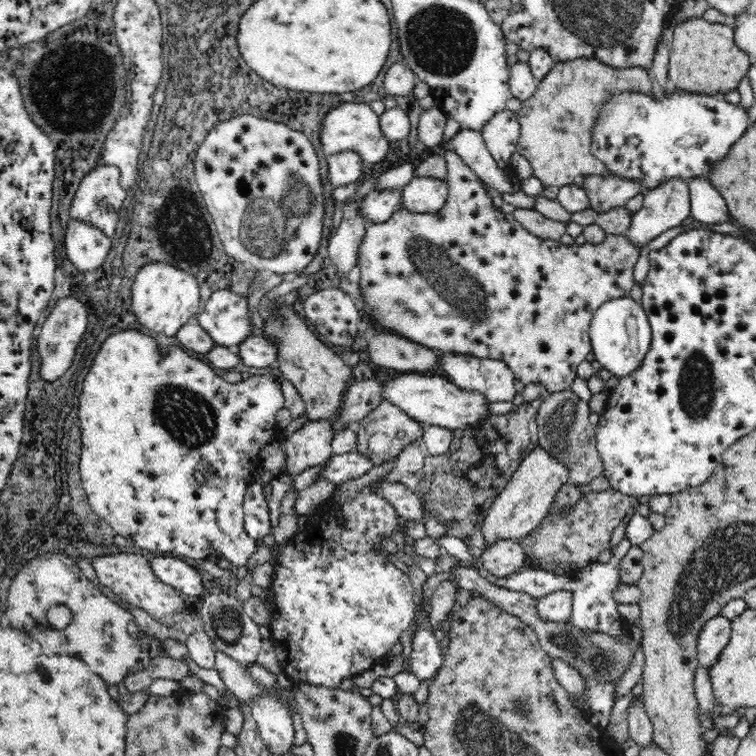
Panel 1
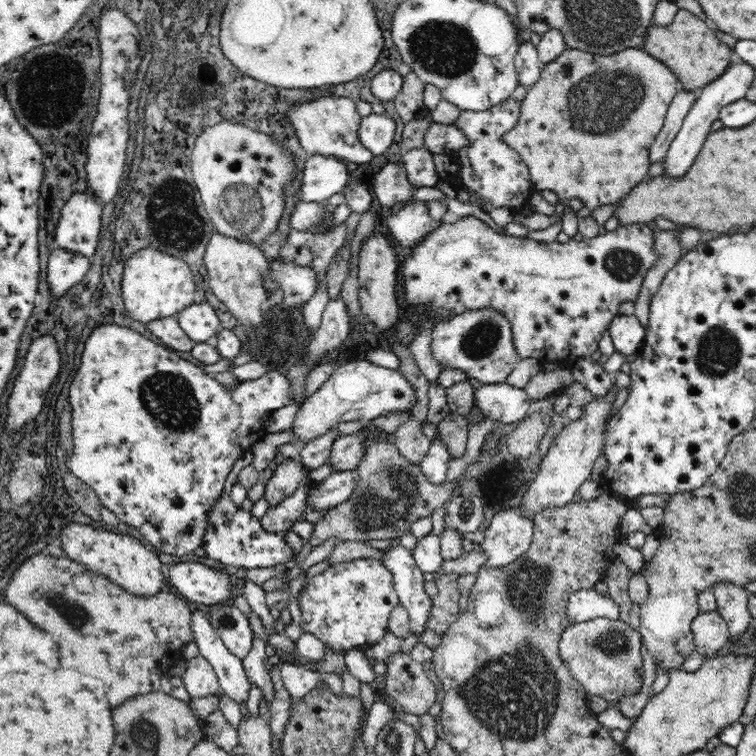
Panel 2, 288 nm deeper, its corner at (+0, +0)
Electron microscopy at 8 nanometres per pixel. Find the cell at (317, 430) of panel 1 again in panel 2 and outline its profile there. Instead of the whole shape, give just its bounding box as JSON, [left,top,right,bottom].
[264,460,308,508]

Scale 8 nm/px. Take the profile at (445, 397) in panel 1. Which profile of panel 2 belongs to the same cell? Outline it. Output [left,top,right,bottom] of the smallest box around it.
[292,360,416,448]

